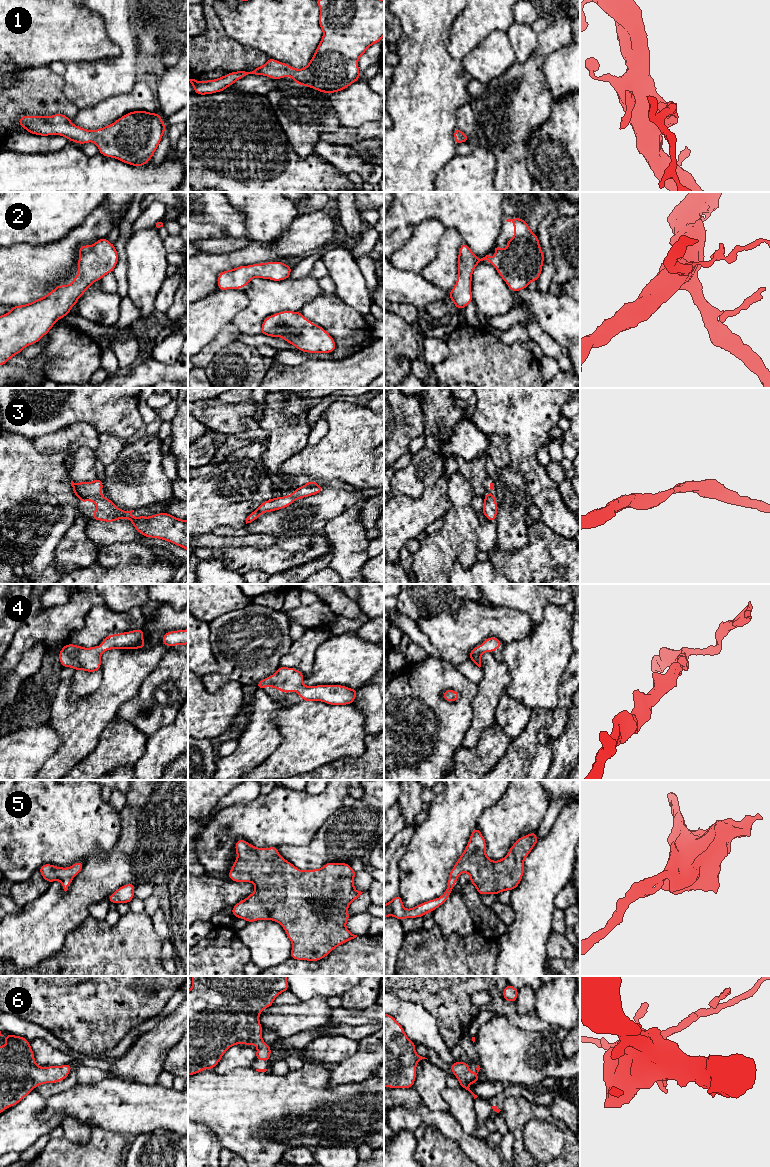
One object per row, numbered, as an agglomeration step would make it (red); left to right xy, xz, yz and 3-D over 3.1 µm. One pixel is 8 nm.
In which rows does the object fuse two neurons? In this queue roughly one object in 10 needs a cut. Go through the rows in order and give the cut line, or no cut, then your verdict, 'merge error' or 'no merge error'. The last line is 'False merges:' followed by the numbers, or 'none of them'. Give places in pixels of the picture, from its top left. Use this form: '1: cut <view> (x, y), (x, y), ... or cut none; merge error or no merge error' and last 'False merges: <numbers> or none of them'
1: cut none; no merge error
2: cut none; no merge error
3: cut none; no merge error
4: cut none; no merge error
5: cut none; no merge error
6: cut none; no merge error
False merges: none of them

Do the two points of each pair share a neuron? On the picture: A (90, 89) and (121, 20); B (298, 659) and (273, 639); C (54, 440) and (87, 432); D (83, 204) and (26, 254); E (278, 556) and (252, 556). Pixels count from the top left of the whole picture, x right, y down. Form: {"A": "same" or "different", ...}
{"A": "same", "B": "different", "C": "same", "D": "different", "E": "same"}

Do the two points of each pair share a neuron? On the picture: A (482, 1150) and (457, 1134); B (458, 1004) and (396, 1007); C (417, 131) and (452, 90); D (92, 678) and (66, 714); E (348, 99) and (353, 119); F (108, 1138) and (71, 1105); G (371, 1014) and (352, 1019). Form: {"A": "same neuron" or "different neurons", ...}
{"A": "same neuron", "B": "different neurons", "C": "same neuron", "D": "different neurons", "E": "same neuron", "F": "different neurons", "G": "same neuron"}

